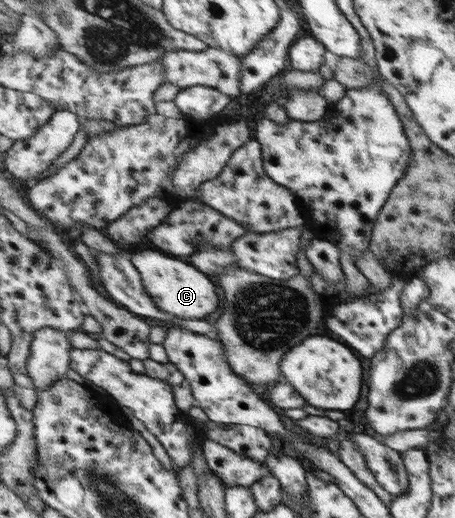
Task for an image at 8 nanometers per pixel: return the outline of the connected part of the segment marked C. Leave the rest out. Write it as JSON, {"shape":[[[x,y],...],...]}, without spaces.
{"shape":[[[158,251],[136,253],[132,257],[132,261],[138,267],[138,271],[142,273],[148,295],[152,295],[152,301],[156,303],[158,309],[162,309],[174,317],[188,319],[188,321],[202,320],[218,311],[220,297],[218,297],[216,283],[208,275],[198,271],[194,265],[188,265],[180,259],[168,257],[168,255],[158,253]]]}

